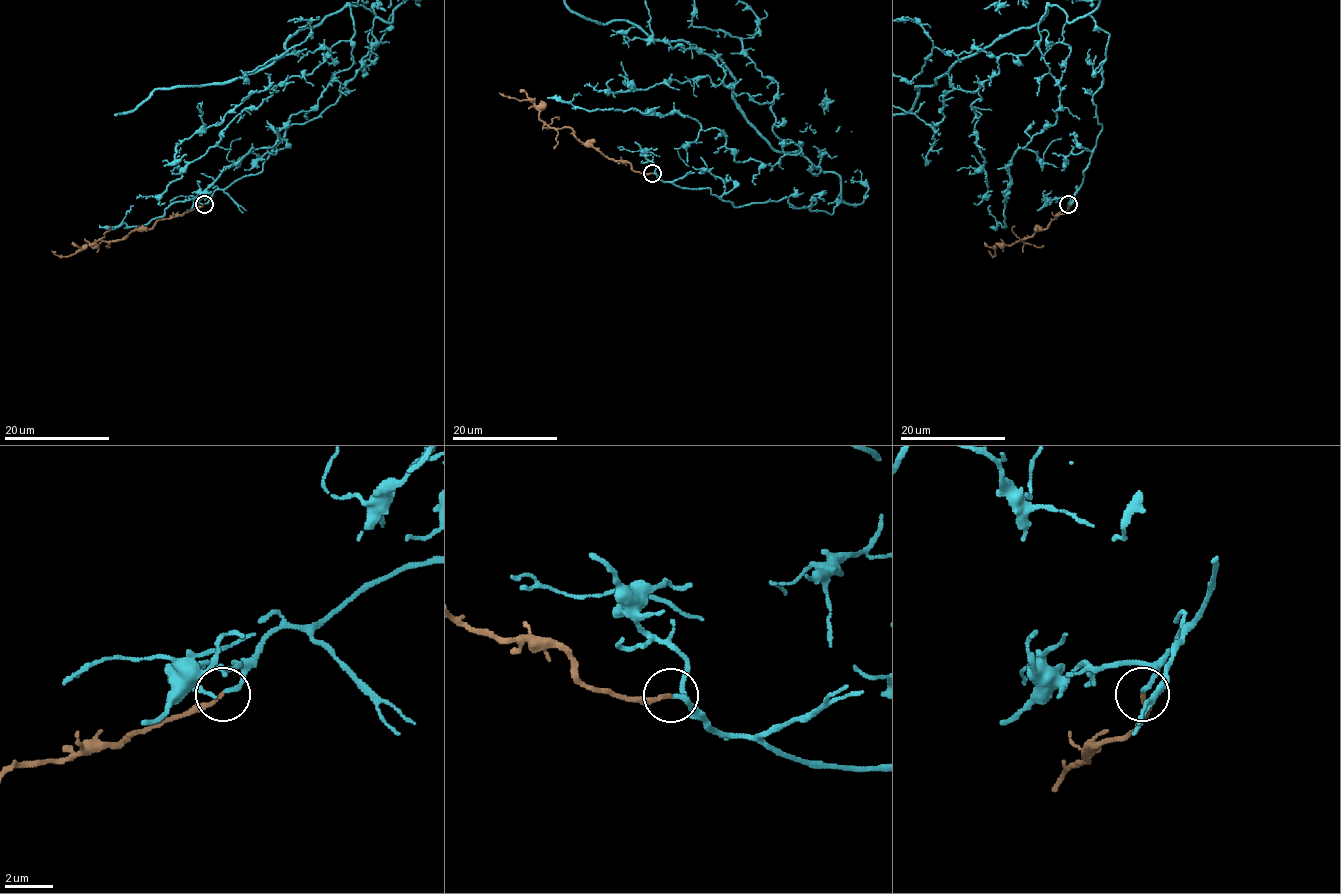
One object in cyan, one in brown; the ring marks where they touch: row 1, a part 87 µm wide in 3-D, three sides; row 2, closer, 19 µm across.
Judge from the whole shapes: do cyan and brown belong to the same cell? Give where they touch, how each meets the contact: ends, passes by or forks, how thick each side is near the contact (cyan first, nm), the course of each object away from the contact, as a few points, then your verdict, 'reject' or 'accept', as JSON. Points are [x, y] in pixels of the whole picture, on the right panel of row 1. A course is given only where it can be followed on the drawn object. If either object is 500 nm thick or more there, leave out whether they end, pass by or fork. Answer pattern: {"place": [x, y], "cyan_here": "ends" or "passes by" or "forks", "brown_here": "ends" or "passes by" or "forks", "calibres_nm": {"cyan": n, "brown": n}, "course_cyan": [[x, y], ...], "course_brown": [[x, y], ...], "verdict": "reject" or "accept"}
{"place": [1068, 204], "cyan_here": "ends", "brown_here": "ends", "calibres_nm": {"cyan": 180, "brown": 170}, "course_cyan": [[1069, 203], [1101, 129], [1088, 14], [1048, 5], [908, 112]], "course_brown": [[1067, 203], [1067, 210], [1057, 215], [1046, 228], [1038, 228], [1012, 244], [999, 244], [994, 256], [987, 251]], "verdict": "accept"}

